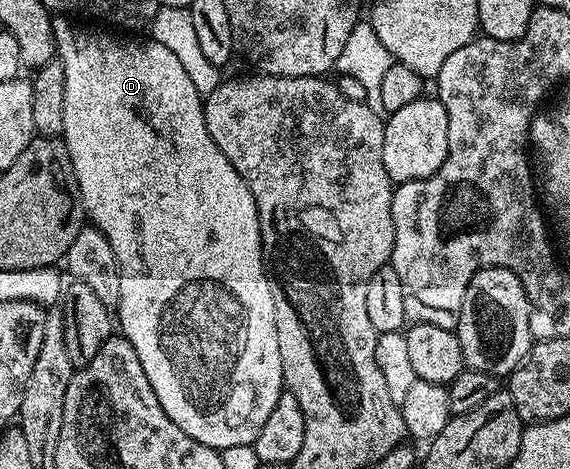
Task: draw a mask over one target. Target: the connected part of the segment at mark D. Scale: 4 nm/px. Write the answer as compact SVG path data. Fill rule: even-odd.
M55 16L51 20L57 61L65 68L65 120L61 137L73 160L73 172L77 176L86 217L90 225L99 230L105 240L109 240L109 248L113 248L113 256L117 256L121 276L121 296L117 307L118 329L120 326L123 329L120 330L122 337L133 344L137 360L141 360L141 368L145 368L145 376L149 376L149 384L153 384L153 392L157 392L157 400L161 400L161 408L165 408L165 416L169 416L169 420L173 420L173 424L177 424L177 428L181 428L185 436L205 444L210 450L220 452L234 446L252 445L261 428L265 428L265 420L269 420L273 404L277 404L277 400L285 392L281 372L281 348L277 348L273 292L263 260L257 204L245 180L241 180L233 164L225 160L221 148L213 144L213 136L209 136L209 128L205 128L203 98L173 52L165 48L165 45L155 42L151 36L118 38L117 35L106 34L103 30L95 31L87 26L78 26L67 18L70 17Z

